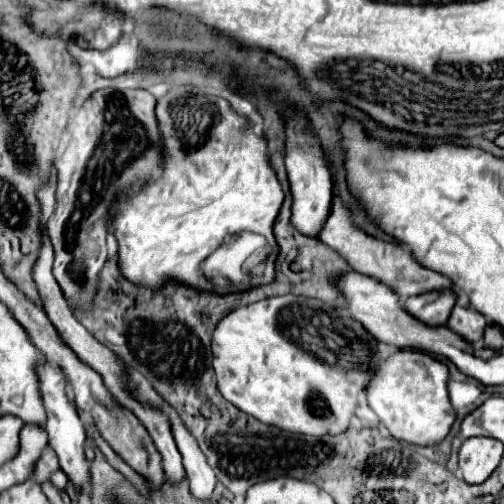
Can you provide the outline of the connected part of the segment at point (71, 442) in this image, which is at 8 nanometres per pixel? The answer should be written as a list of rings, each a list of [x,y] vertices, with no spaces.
[[[44,362],[42,366],[38,366],[38,378],[40,378],[40,394],[42,394],[42,402],[46,406],[46,430],[48,430],[48,446],[56,452],[58,460],[60,460],[60,468],[70,476],[74,488],[78,494],[86,494],[88,486],[90,486],[90,470],[84,458],[84,440],[86,440],[86,426],[74,406],[74,402],[70,402],[68,394],[66,394],[66,386],[68,380],[62,374],[60,368],[50,366],[48,362]]]

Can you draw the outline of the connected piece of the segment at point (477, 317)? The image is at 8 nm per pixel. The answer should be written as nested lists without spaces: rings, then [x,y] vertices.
[[[456,304],[450,318],[448,318],[448,322],[446,322],[446,326],[452,328],[456,334],[460,334],[466,342],[476,344],[476,342],[482,340],[486,318],[482,314],[478,314],[476,310],[472,310],[472,308]]]

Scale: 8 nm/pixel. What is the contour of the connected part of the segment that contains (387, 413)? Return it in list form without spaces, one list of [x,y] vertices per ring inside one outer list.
[[[400,348],[386,360],[380,360],[372,382],[368,382],[366,402],[376,412],[388,432],[410,444],[434,446],[448,432],[456,418],[456,412],[448,400],[448,368],[426,352]]]

